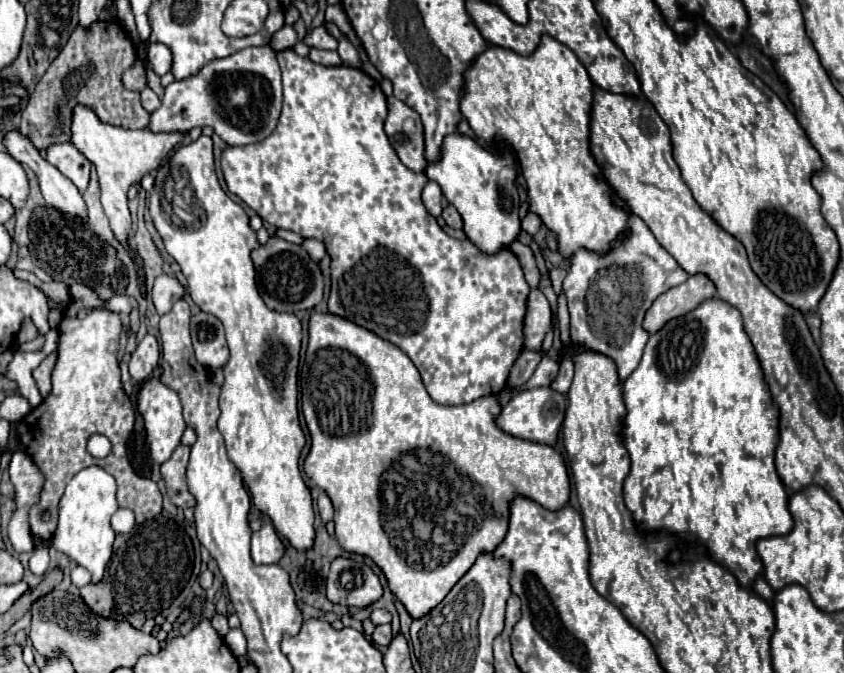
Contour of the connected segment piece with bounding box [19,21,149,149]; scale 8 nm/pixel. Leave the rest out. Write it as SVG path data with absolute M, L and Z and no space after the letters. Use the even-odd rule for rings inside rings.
M95 21L87 29L75 27L67 45L37 83L27 107L23 109L19 131L33 141L37 149L69 141L69 113L73 105L89 105L105 123L123 129L145 129L149 113L141 107L139 91L127 91L121 75L137 61L137 47L127 29L117 21Z

